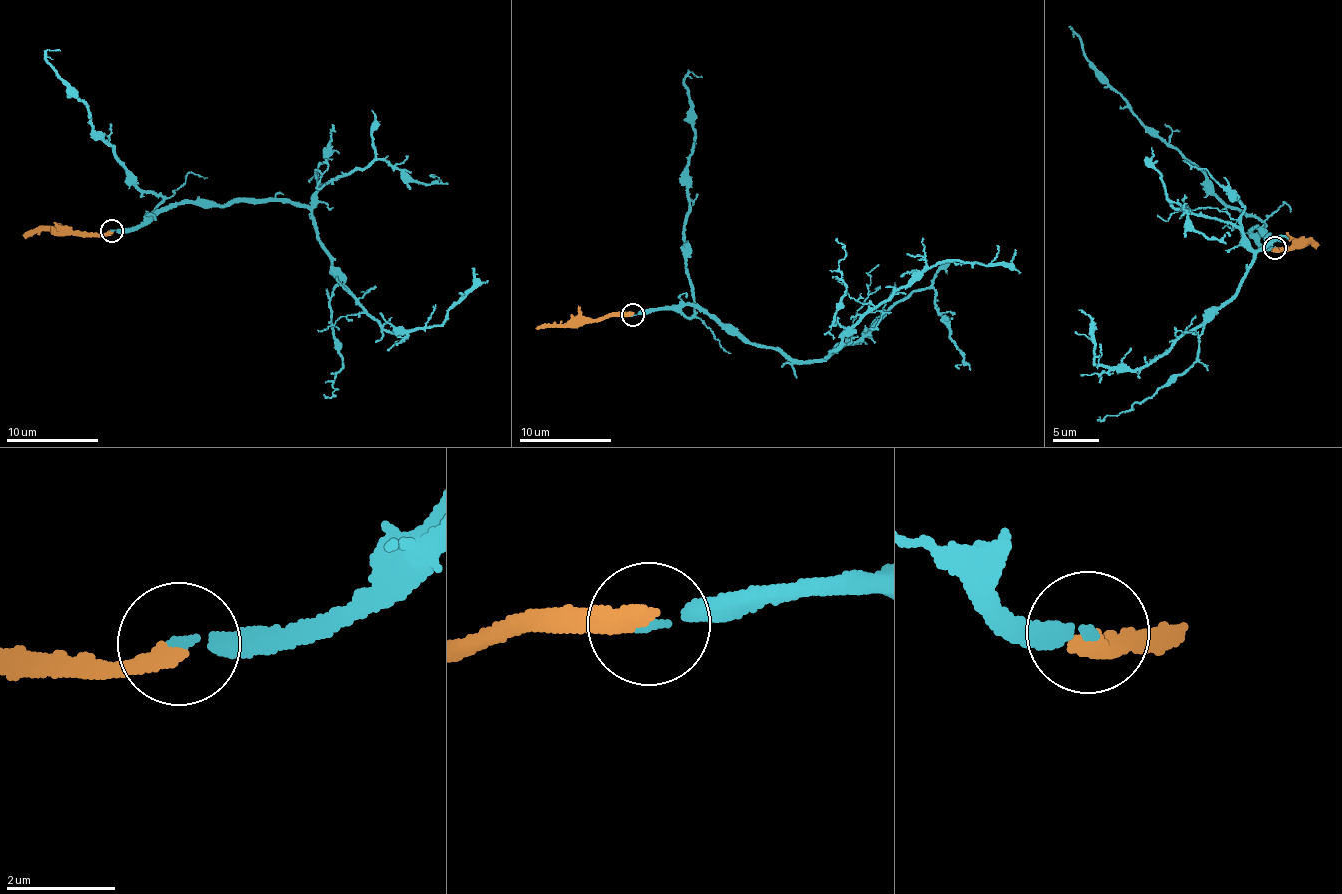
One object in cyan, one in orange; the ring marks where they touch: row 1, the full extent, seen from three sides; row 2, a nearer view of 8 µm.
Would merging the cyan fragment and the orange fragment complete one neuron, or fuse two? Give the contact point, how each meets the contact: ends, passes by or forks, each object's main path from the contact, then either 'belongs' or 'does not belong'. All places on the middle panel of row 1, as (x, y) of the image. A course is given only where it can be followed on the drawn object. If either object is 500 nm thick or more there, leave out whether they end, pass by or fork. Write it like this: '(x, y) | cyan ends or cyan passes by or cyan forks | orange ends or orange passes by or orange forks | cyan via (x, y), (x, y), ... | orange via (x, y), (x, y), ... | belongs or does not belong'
(632, 315) | cyan ends | orange ends | cyan via (631, 314), (703, 308), (757, 344), (822, 361), (921, 274), (950, 260), (1006, 265), (1014, 248) | orange via (631, 314), (536, 327) | belongs

